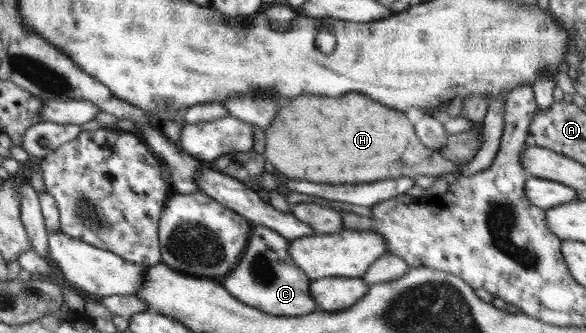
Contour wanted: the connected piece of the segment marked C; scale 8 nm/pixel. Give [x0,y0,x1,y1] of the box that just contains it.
[220,225,317,317]

